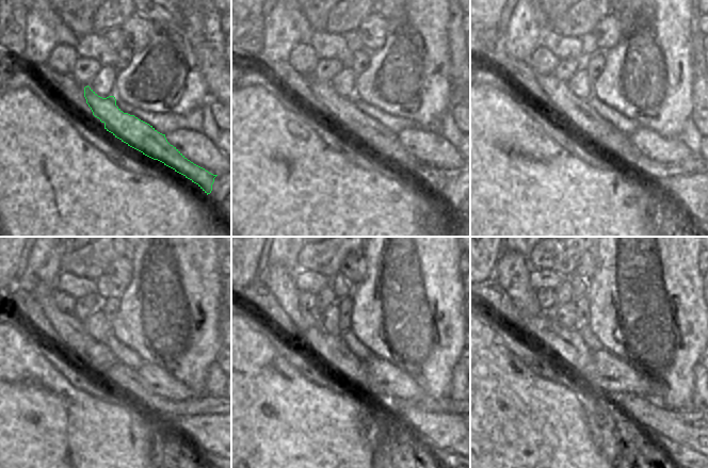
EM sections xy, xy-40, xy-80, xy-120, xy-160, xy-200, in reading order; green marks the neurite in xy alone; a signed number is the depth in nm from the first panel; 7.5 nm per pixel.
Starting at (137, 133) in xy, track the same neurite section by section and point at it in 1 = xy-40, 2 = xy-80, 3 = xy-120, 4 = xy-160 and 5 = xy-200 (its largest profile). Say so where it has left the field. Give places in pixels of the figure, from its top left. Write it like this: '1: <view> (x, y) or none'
1: xy-40 (374, 135)
2: xy-80 (577, 112)
3: xy-120 (73, 336)
4: xy-160 (278, 280)
5: xy-200 (512, 271)

